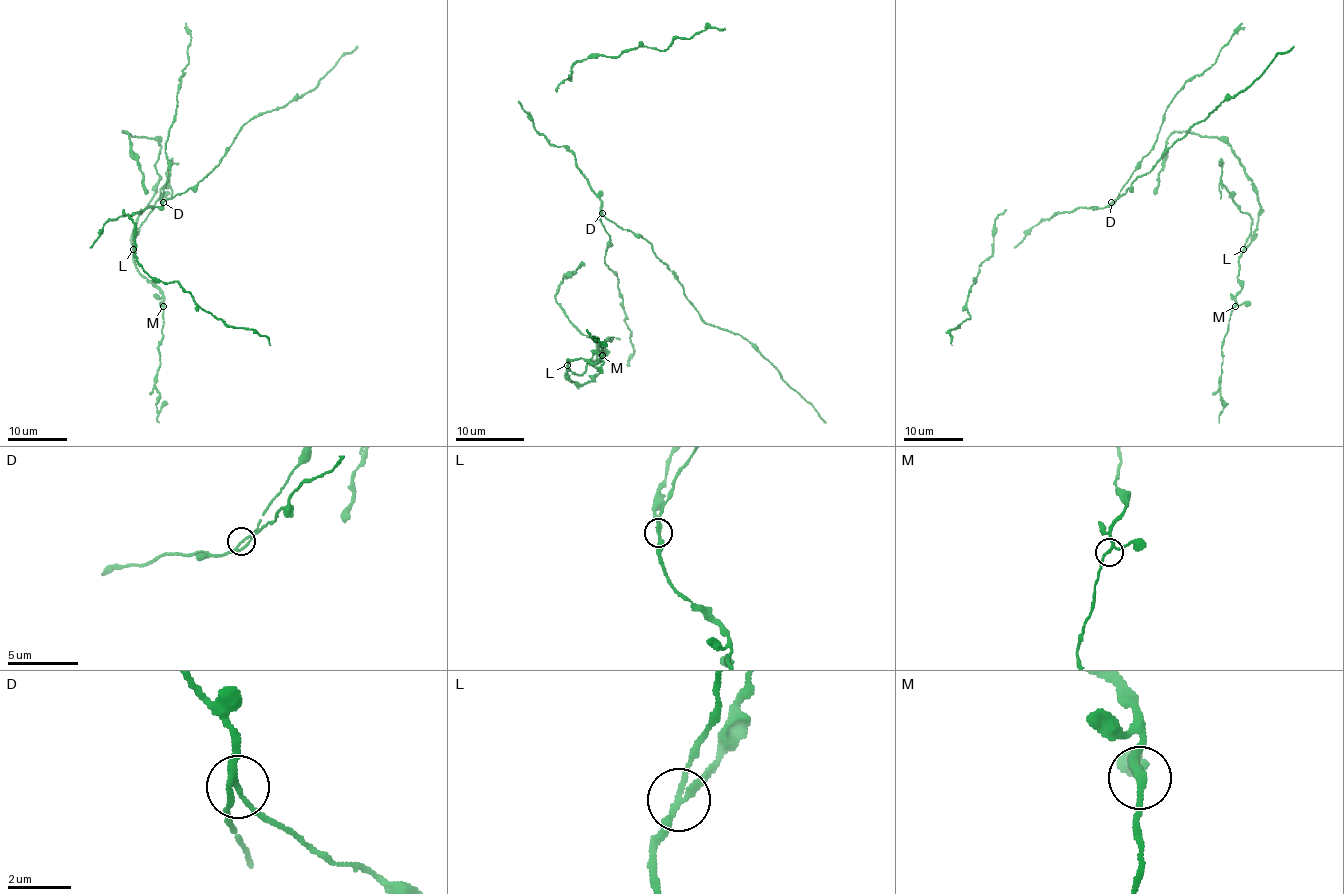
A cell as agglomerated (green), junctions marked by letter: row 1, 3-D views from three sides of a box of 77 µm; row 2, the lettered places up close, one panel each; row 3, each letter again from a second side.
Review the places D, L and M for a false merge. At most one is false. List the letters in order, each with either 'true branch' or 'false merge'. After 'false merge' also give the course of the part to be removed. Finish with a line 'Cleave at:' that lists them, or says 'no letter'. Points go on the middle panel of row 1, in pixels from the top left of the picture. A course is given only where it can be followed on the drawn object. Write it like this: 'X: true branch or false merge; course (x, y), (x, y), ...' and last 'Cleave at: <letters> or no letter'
D: true branch
L: false merge; course (568, 365), (575, 374), (581, 374), (605, 340), (619, 338)
M: true branch
Cleave at: L

